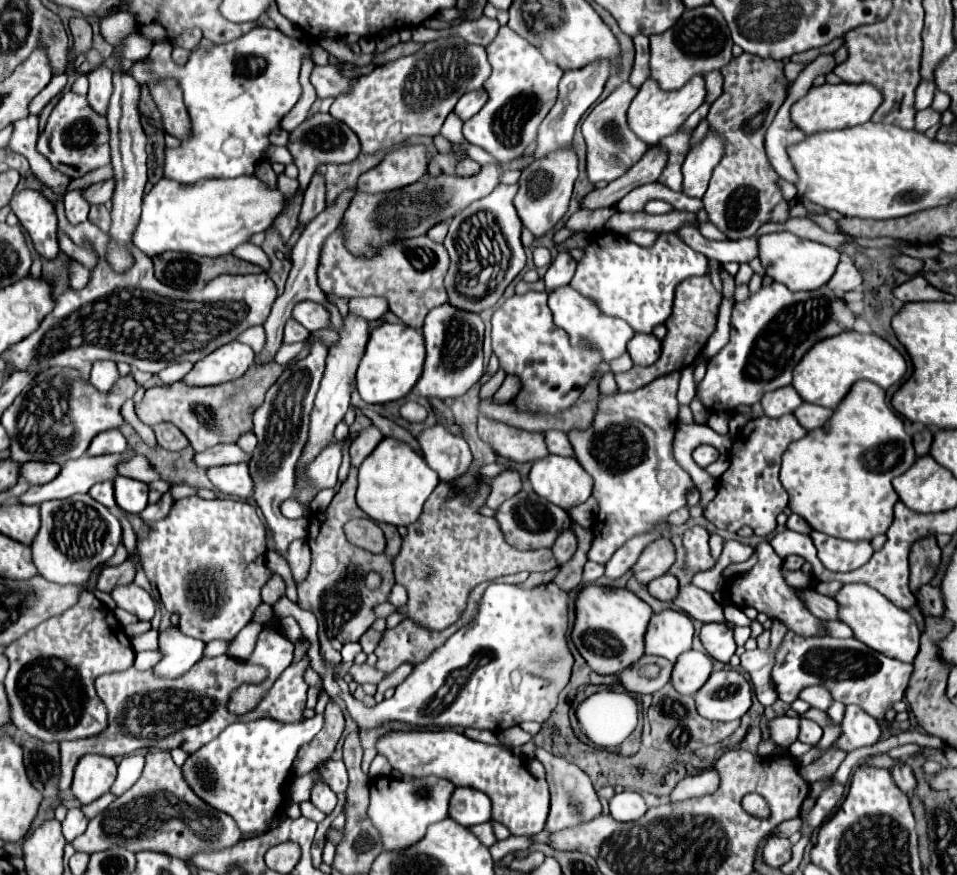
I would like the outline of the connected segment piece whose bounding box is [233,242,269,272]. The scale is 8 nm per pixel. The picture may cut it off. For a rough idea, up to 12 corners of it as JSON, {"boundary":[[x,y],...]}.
{"boundary":[[251,242],[241,244],[233,256],[269,272],[269,256]]}

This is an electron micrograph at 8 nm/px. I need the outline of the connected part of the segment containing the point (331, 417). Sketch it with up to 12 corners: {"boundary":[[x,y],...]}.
{"boundary":[[349,314],[329,350],[301,464],[331,444],[369,338]]}

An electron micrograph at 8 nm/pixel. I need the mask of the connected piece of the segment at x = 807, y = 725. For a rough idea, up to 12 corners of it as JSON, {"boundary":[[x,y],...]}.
{"boundary":[[799,718],[797,740],[815,746],[823,730],[813,720]]}

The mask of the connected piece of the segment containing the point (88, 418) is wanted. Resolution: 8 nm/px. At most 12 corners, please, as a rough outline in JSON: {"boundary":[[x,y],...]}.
{"boundary":[[49,368],[1,416],[11,458],[65,464],[123,424],[139,384],[103,394]]}

